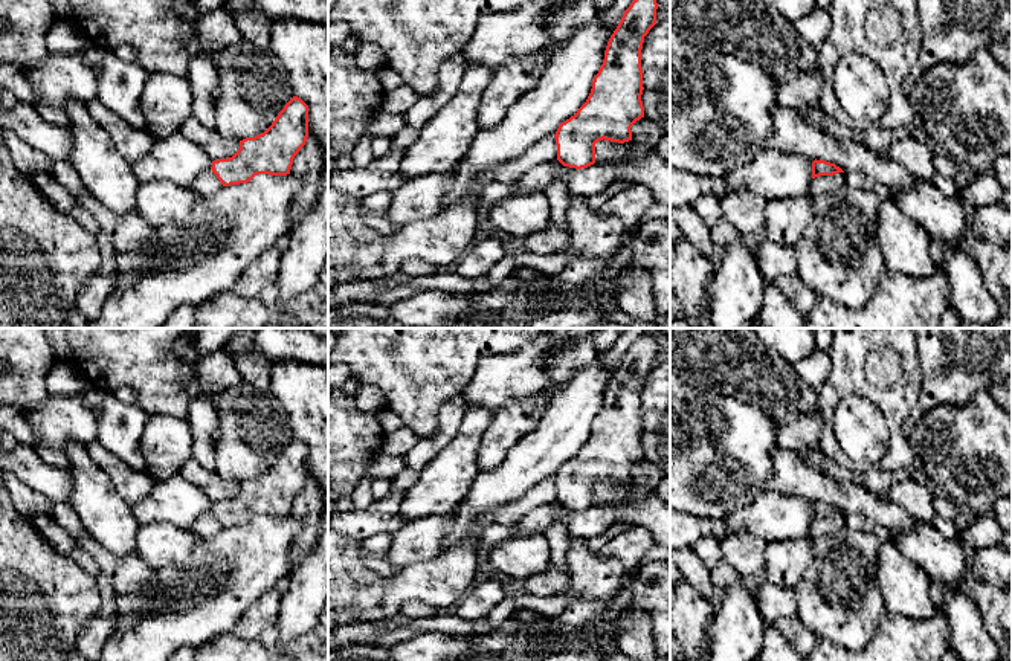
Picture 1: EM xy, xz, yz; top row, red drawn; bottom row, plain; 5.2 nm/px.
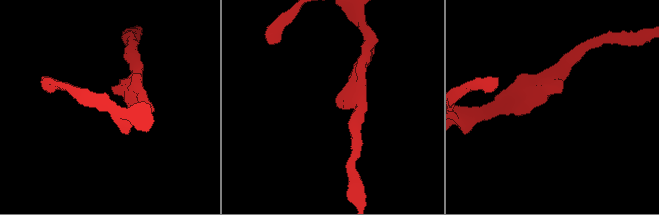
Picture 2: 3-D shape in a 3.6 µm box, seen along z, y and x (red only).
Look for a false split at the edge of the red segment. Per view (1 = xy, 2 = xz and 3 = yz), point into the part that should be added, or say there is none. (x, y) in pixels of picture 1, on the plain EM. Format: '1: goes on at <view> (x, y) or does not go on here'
1: does not go on here
2: does not go on here
3: does not go on here

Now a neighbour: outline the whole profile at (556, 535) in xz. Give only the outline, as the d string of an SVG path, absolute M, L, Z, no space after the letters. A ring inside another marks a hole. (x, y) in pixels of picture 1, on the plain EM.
M562 521L553 522L546 533L545 537L550 543L550 559L551 563L560 568L566 566L566 554L568 554L568 527Z

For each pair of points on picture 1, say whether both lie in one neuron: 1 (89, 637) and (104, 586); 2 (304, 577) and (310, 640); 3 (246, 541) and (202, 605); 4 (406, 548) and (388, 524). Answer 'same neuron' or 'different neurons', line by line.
1: same neuron
2: different neurons
3: same neuron
4: different neurons

